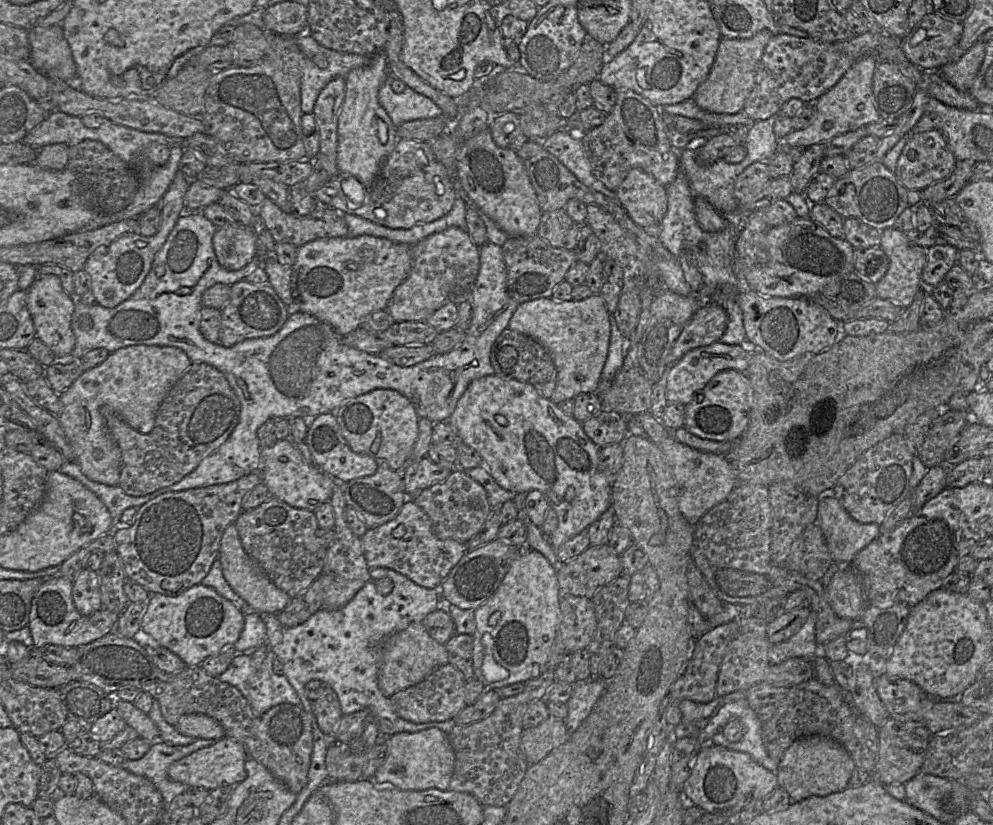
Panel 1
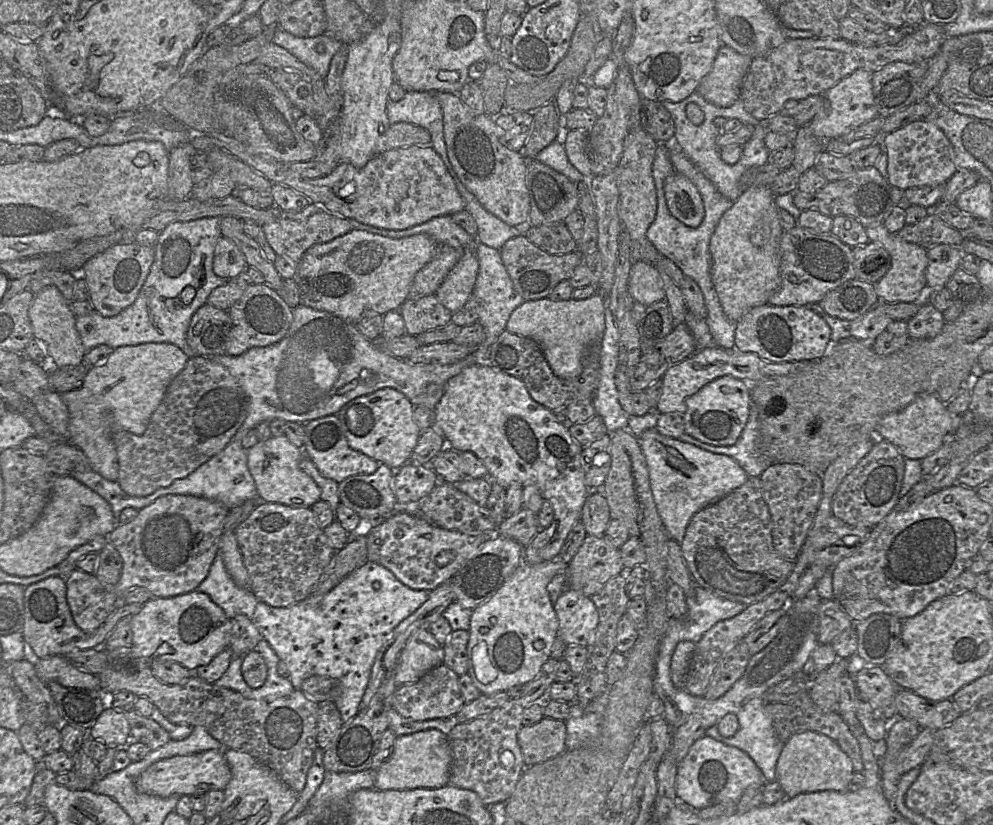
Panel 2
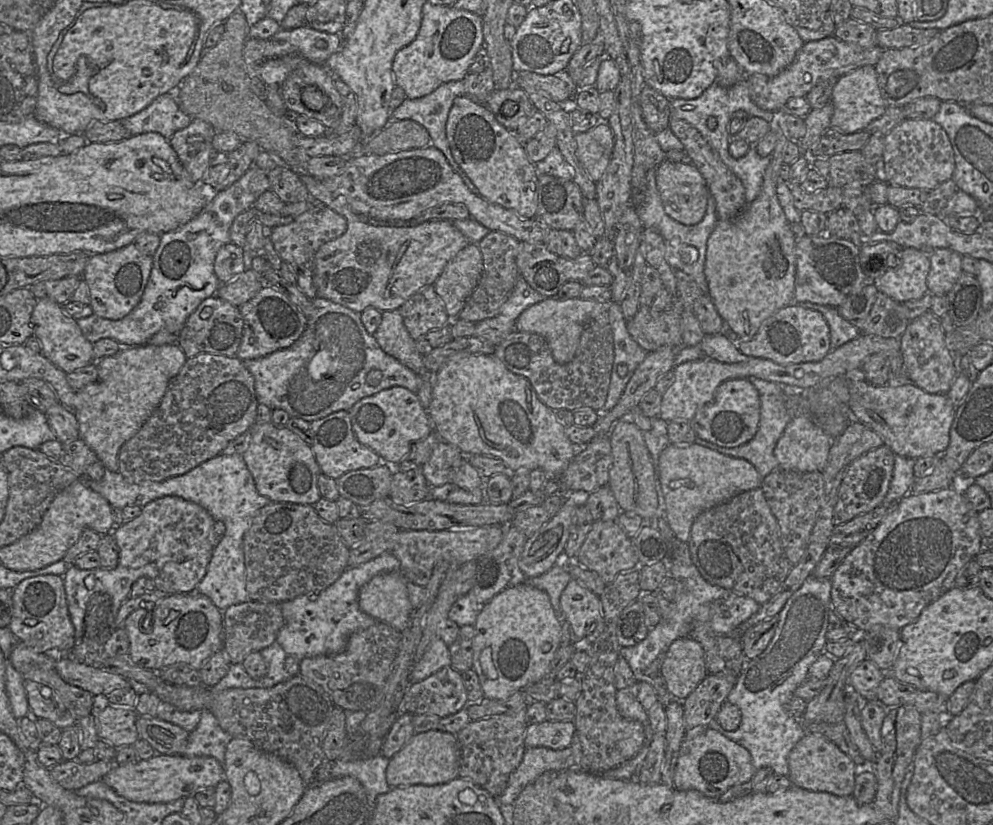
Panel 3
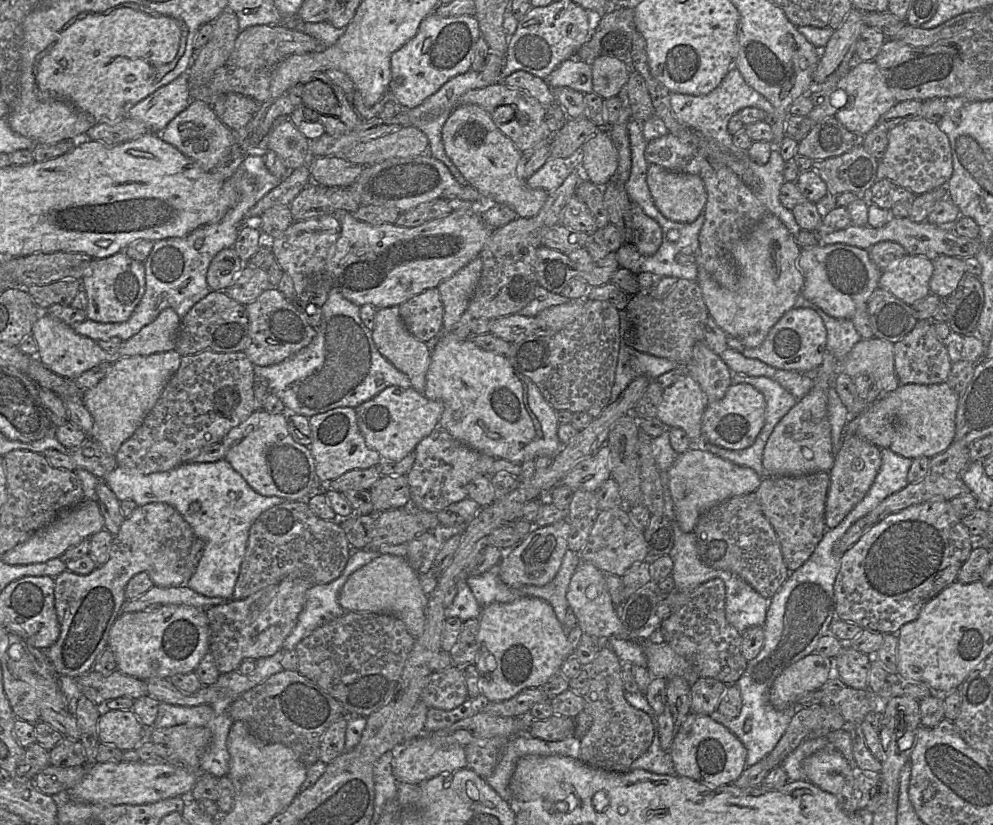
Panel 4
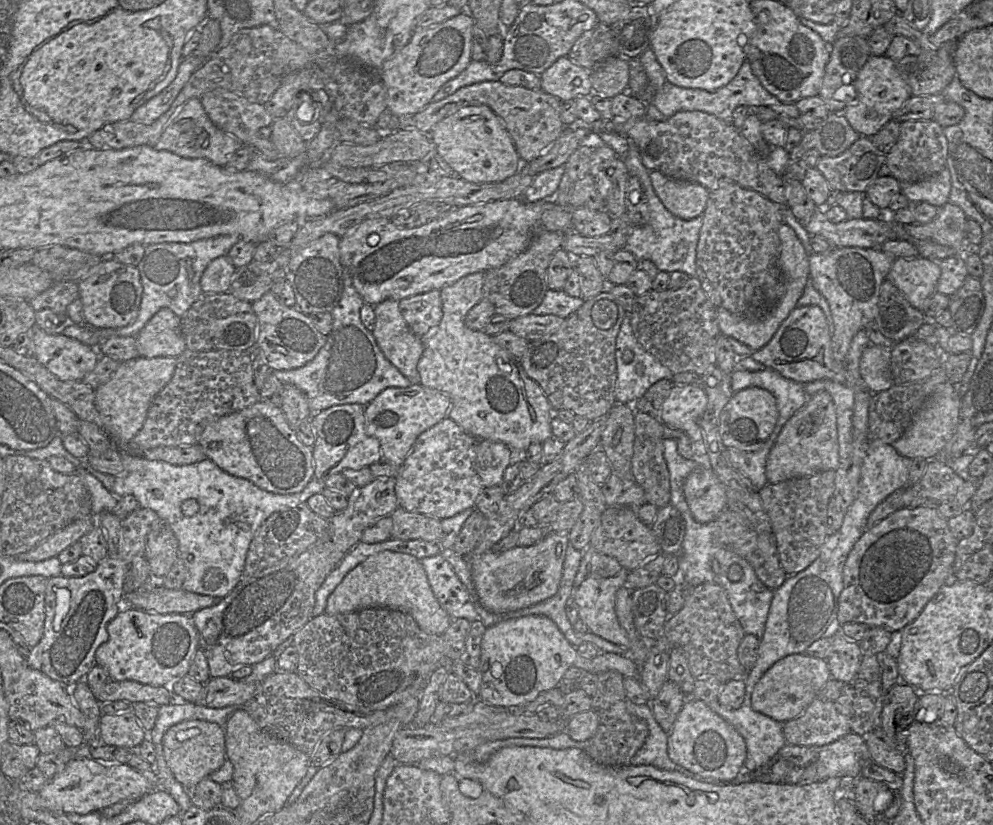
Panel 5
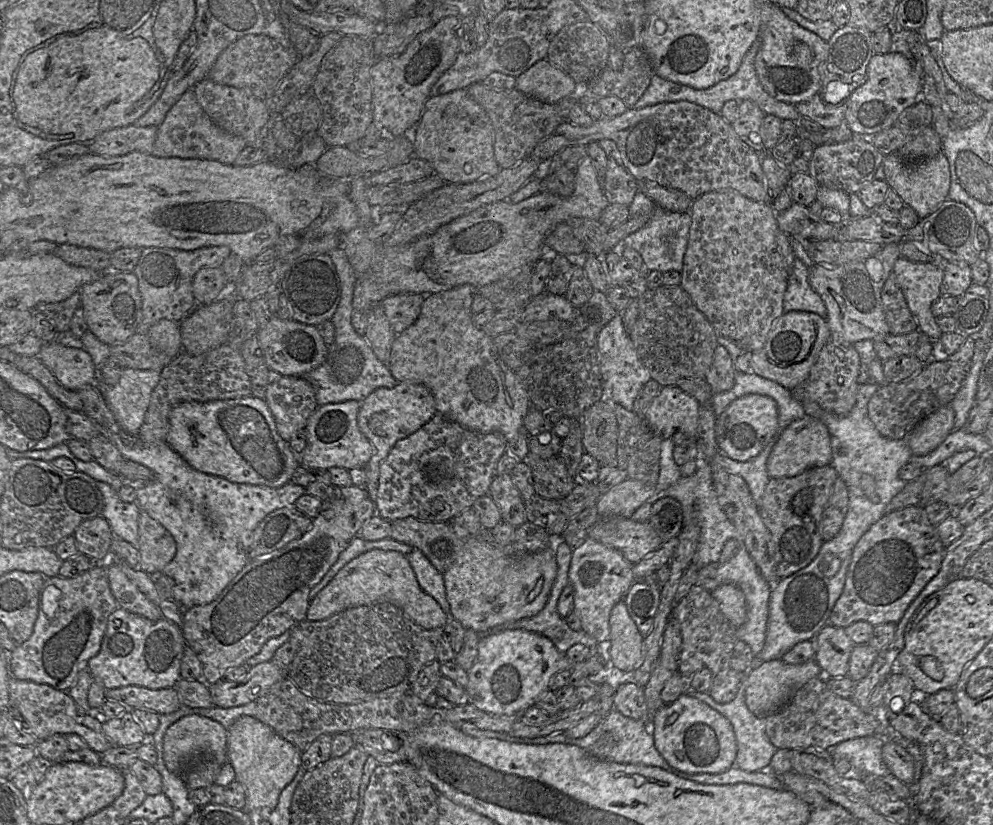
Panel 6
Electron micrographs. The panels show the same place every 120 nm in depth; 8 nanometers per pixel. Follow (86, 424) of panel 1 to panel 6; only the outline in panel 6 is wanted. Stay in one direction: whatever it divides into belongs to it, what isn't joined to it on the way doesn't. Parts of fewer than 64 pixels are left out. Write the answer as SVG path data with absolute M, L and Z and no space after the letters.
M126 367L119 382L103 396L115 421L126 433L138 435L160 377L161 371Z

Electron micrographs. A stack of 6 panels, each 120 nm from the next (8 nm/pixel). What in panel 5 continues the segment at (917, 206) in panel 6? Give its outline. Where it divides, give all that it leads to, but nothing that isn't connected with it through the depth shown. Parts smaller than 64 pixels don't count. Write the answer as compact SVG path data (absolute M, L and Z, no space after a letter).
M947 167L924 180L900 183L901 192L910 202L928 202L938 208L949 202L951 185L951 175Z

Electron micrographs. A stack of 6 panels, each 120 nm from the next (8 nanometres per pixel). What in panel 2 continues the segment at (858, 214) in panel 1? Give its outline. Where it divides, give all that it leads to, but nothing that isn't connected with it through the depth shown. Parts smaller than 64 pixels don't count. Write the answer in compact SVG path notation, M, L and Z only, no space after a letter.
M875 166L856 170L841 180L828 182L824 187L814 193L799 190L794 192L794 204L801 211L816 210L830 216L851 216L859 221L865 228L883 224L890 214L894 203L890 198L890 185Z

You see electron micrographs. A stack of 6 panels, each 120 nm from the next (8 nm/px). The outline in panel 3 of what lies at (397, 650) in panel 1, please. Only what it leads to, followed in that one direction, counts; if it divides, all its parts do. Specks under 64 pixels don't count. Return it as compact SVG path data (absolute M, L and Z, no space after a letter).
M437 637L428 647L422 658L415 662L410 671L411 682L419 682L443 667L450 666L448 646Z

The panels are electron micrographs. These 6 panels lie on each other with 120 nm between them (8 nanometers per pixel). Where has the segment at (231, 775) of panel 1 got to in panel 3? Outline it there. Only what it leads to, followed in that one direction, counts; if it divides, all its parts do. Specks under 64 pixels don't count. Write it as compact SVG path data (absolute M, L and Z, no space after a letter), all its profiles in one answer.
M157 754L147 760L116 764L102 781L117 794L132 802L168 803L193 796L198 790L215 788L224 780L224 765L209 756Z

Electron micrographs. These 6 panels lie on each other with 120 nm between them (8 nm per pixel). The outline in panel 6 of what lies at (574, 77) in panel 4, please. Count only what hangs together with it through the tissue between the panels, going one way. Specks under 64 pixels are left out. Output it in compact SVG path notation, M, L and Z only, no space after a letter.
M542 59L516 77L517 90L550 104L578 95L580 86L547 59Z

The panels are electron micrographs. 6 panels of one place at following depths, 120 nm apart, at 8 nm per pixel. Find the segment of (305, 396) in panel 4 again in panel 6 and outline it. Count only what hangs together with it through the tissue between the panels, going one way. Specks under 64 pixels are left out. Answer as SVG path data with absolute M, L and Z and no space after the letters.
M338 247L328 254L336 267L341 283L340 302L331 319L335 327L335 339L328 346L325 361L302 376L314 387L318 406L348 400L363 401L378 388L394 388L400 383L392 376L388 367L377 358L365 337L359 335L352 326L351 318L354 311L352 300L357 274L354 272L346 253L342 247Z

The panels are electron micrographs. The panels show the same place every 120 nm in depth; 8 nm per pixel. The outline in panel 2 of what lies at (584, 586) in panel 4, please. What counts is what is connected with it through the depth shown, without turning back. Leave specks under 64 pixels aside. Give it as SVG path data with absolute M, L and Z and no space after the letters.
M566 588L554 603L554 609L559 620L557 636L568 646L587 646L599 622L598 611L591 598Z

